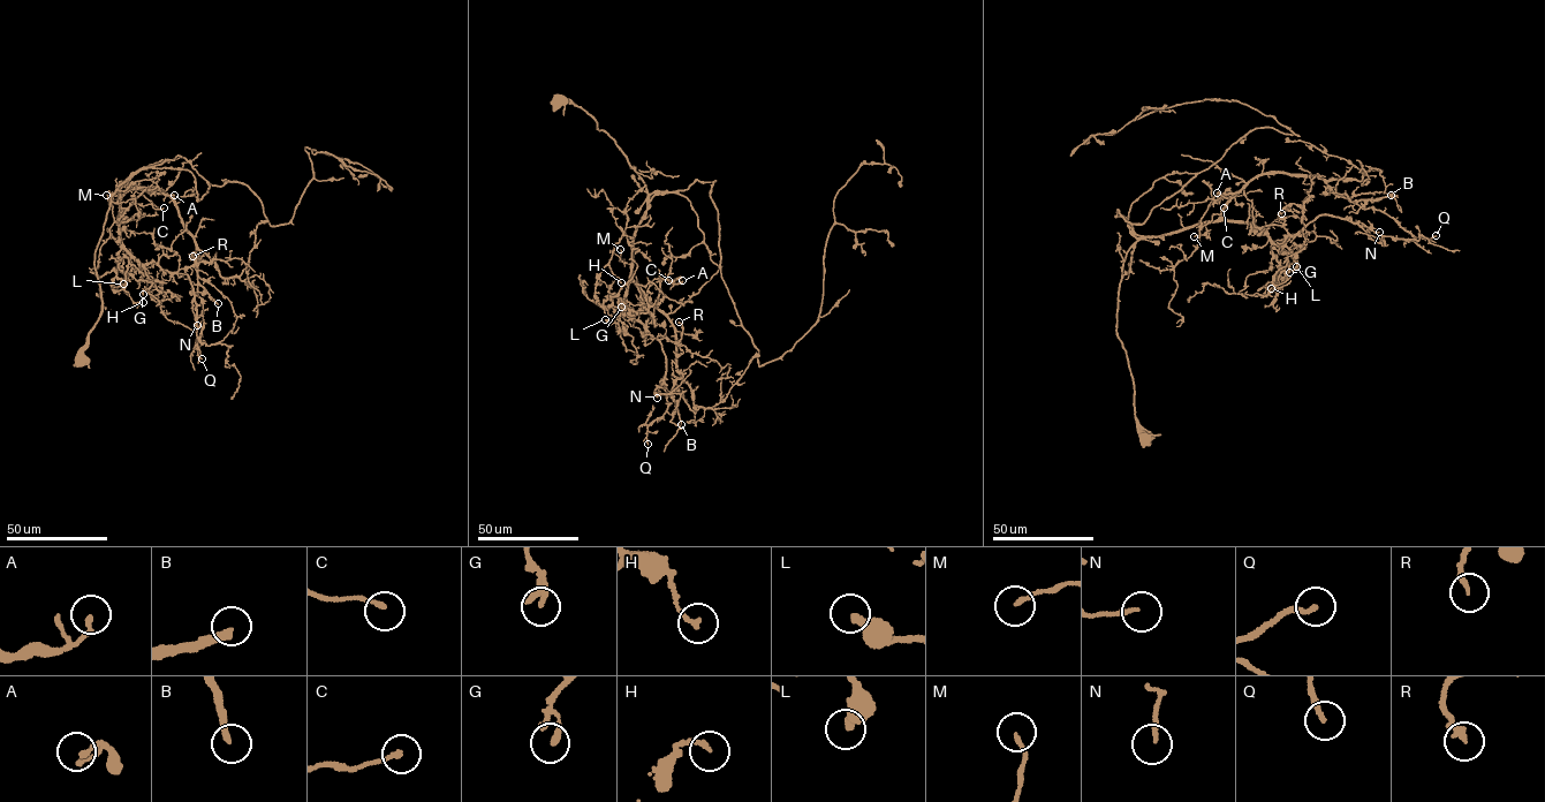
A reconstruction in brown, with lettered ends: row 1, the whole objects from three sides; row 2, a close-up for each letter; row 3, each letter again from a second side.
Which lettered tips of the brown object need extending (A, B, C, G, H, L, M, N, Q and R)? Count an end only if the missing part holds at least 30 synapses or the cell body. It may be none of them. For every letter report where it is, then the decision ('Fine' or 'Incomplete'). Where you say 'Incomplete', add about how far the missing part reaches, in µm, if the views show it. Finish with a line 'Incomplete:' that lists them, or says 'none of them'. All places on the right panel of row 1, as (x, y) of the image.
A: Place: (1217, 193). Fine
B: Place: (1391, 195). Incomplete. Missing length about 60 µm
C: Place: (1224, 207). Fine
G: Place: (1289, 272). Fine
H: Place: (1271, 288). Fine
L: Place: (1296, 266). Fine
M: Place: (1194, 236). Fine
N: Place: (1379, 232). Fine
Q: Place: (1436, 235). Fine
R: Place: (1281, 213). Fine
Incomplete: B

